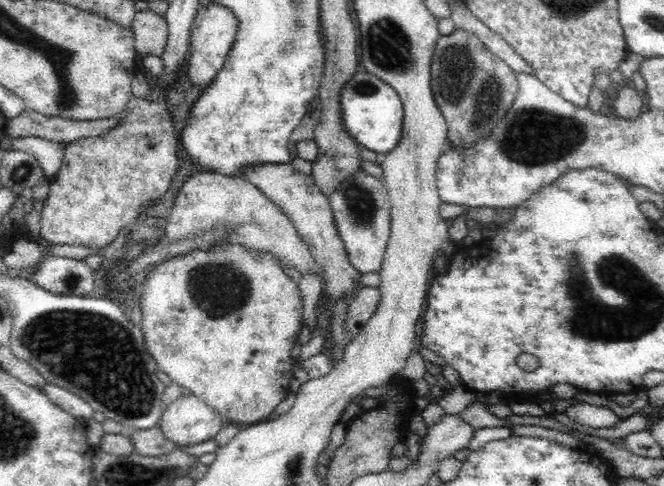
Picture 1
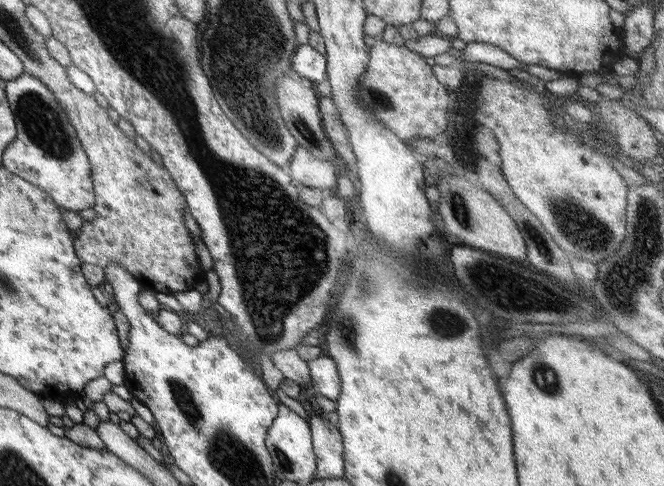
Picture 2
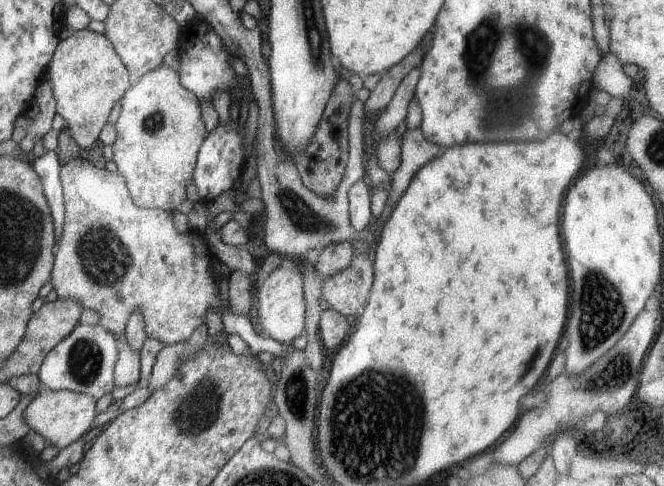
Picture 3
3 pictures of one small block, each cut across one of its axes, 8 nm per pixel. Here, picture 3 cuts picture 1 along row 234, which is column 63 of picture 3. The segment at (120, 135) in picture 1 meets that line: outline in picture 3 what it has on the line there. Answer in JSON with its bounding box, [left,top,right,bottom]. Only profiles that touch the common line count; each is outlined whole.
[42,28,133,153]

